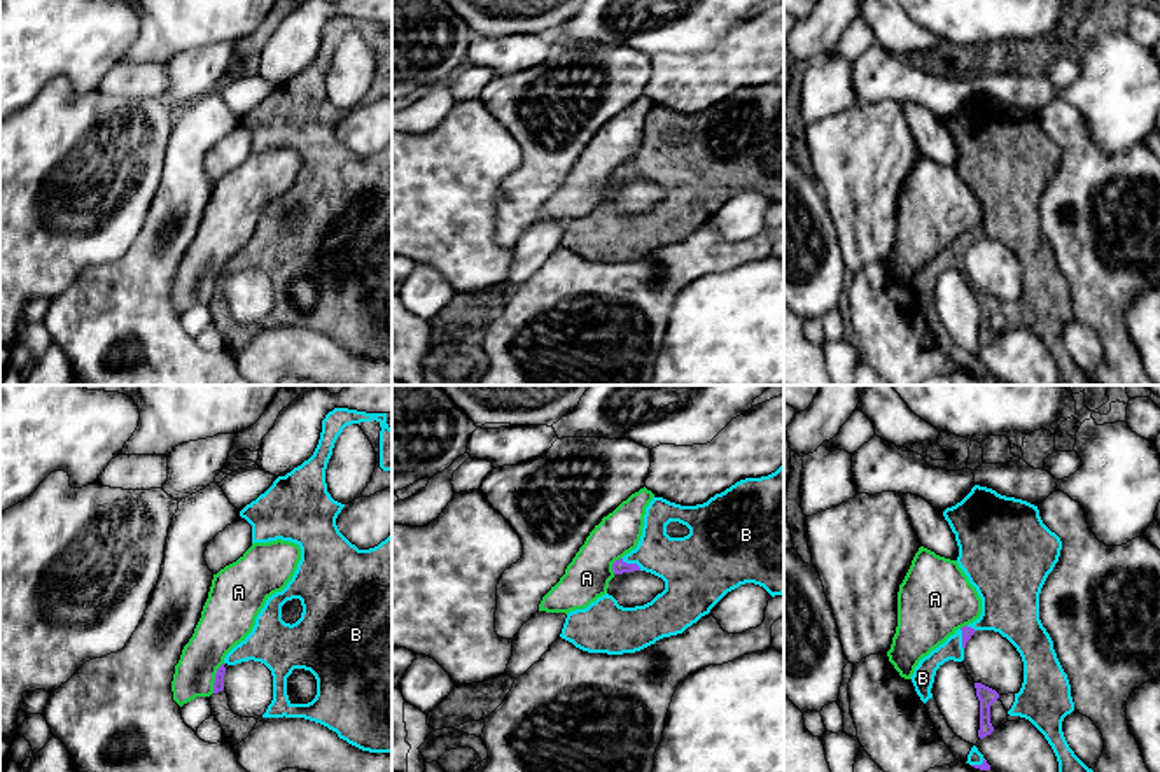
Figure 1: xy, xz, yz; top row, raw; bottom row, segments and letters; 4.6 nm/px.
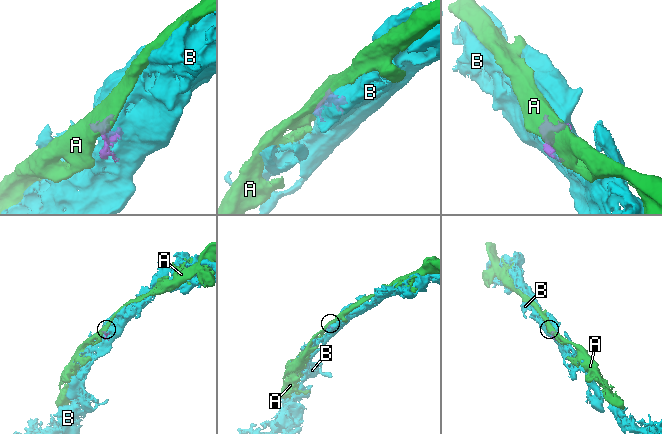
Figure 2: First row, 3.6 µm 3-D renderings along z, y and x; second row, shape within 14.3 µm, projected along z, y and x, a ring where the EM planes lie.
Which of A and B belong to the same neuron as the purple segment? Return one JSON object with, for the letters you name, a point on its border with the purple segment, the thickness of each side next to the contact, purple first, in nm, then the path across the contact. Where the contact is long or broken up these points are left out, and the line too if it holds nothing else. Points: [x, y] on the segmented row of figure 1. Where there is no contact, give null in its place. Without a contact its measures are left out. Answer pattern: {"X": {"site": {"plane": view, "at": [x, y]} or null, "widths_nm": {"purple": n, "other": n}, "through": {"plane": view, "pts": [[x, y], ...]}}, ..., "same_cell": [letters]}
{"B": {"site": {"plane": "xz", "at": [632, 564]}, "widths_nm": {"purple": 60, "other": 260}}, "same_cell": ["B"]}

